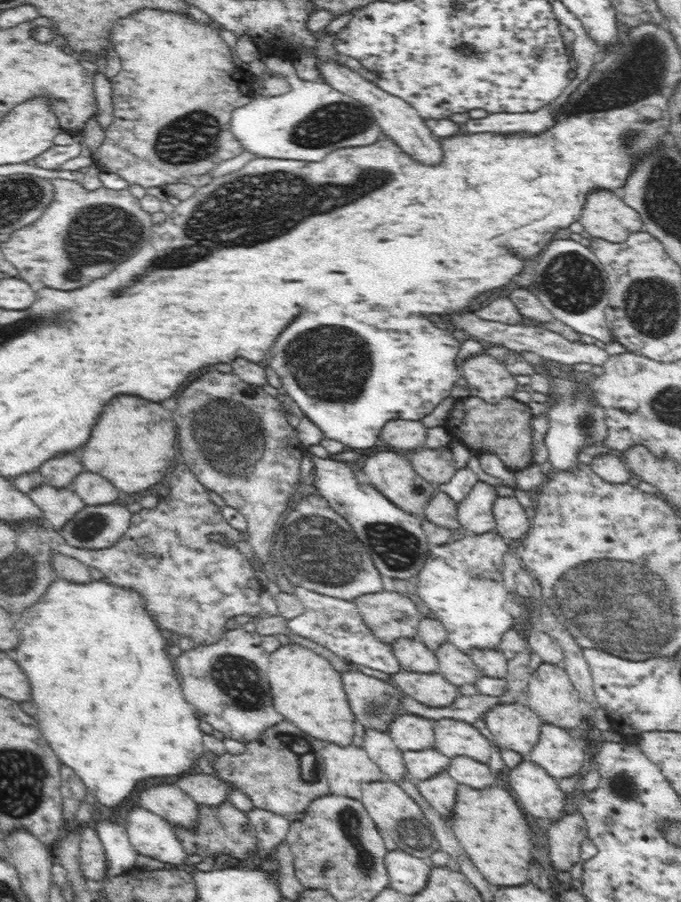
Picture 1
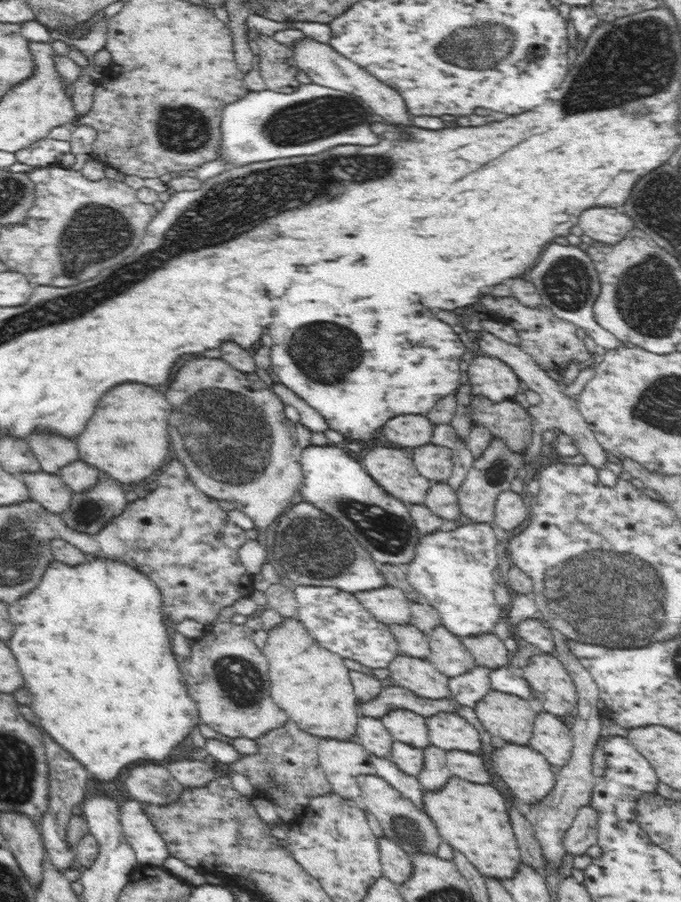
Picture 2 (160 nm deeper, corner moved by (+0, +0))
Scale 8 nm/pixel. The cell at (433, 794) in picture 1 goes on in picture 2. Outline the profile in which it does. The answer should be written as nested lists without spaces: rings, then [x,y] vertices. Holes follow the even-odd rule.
[[[432,744],[426,745],[424,751],[424,766],[418,774],[419,783],[424,790],[440,790],[453,775],[447,765],[447,752]]]

